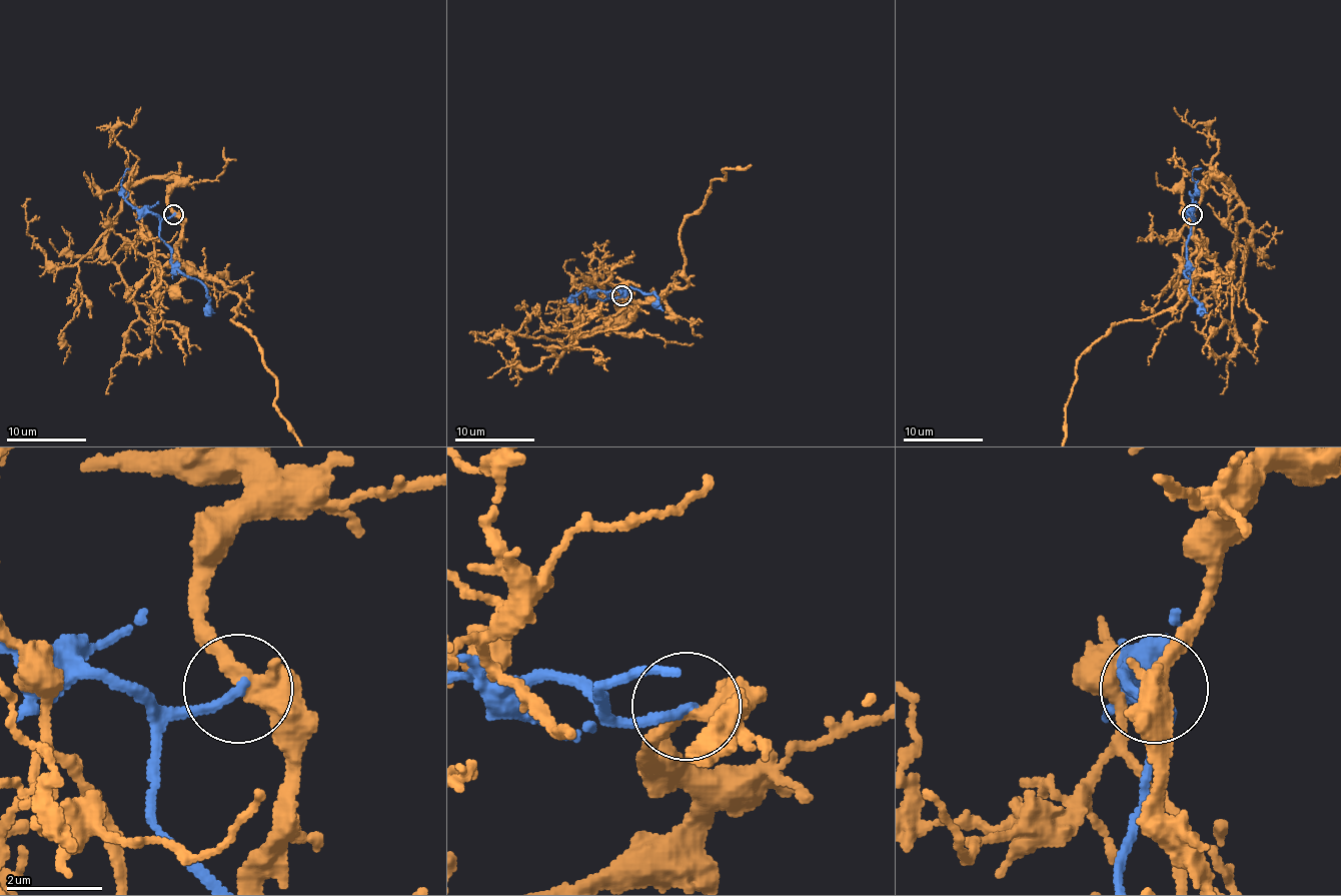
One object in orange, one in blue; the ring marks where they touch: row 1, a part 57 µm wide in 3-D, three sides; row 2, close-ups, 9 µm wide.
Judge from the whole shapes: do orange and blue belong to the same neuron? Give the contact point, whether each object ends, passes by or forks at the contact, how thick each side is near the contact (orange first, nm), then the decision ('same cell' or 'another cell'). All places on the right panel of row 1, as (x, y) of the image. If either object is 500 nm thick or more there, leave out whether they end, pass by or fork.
at (1192, 214); orange passes by; blue ends there; 360 nm thick on the orange side, 190 nm on the other; another cell

